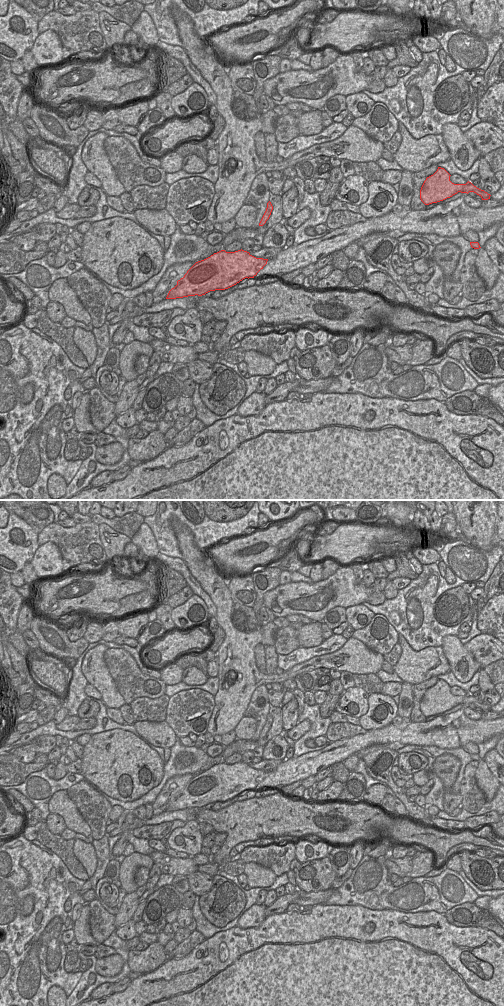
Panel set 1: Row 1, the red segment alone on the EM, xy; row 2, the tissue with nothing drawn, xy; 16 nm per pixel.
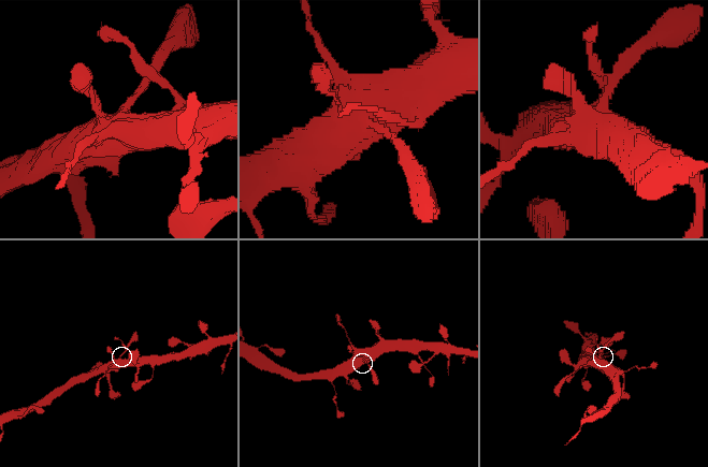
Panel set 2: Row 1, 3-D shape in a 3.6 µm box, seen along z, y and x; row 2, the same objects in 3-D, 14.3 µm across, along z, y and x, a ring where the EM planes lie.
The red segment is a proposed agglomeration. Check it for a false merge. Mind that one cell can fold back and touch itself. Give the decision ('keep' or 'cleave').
keep

